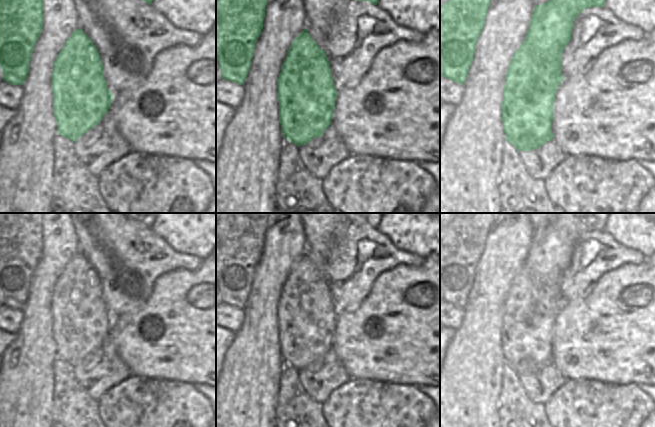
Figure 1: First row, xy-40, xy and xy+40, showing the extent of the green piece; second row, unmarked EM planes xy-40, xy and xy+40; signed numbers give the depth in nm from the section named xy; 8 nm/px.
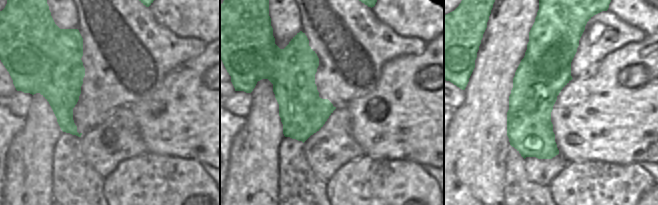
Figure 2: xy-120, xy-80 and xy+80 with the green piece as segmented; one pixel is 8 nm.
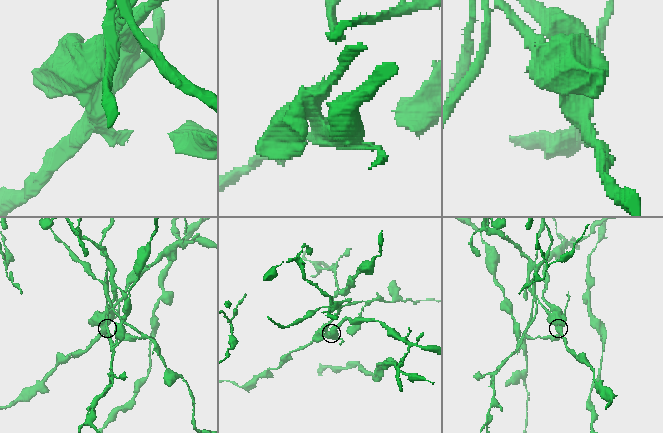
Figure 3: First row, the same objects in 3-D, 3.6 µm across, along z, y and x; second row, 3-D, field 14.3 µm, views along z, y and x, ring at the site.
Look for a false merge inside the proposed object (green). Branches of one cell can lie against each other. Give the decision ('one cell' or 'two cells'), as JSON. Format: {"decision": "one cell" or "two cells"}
{"decision": "two cells"}

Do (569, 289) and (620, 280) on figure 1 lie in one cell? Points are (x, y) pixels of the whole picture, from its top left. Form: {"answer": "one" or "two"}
{"answer": "two"}

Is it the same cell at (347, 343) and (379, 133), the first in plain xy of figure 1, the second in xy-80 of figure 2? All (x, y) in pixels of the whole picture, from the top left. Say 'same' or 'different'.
same

